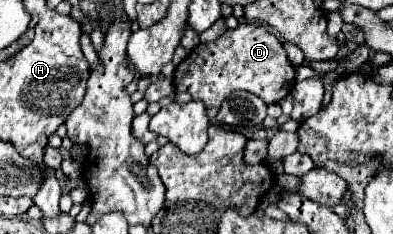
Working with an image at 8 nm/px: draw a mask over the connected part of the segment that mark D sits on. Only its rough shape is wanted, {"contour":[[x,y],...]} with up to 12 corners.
{"contour":[[240,23],[198,45],[174,87],[210,119],[232,91],[268,105],[294,87],[282,41]]}

